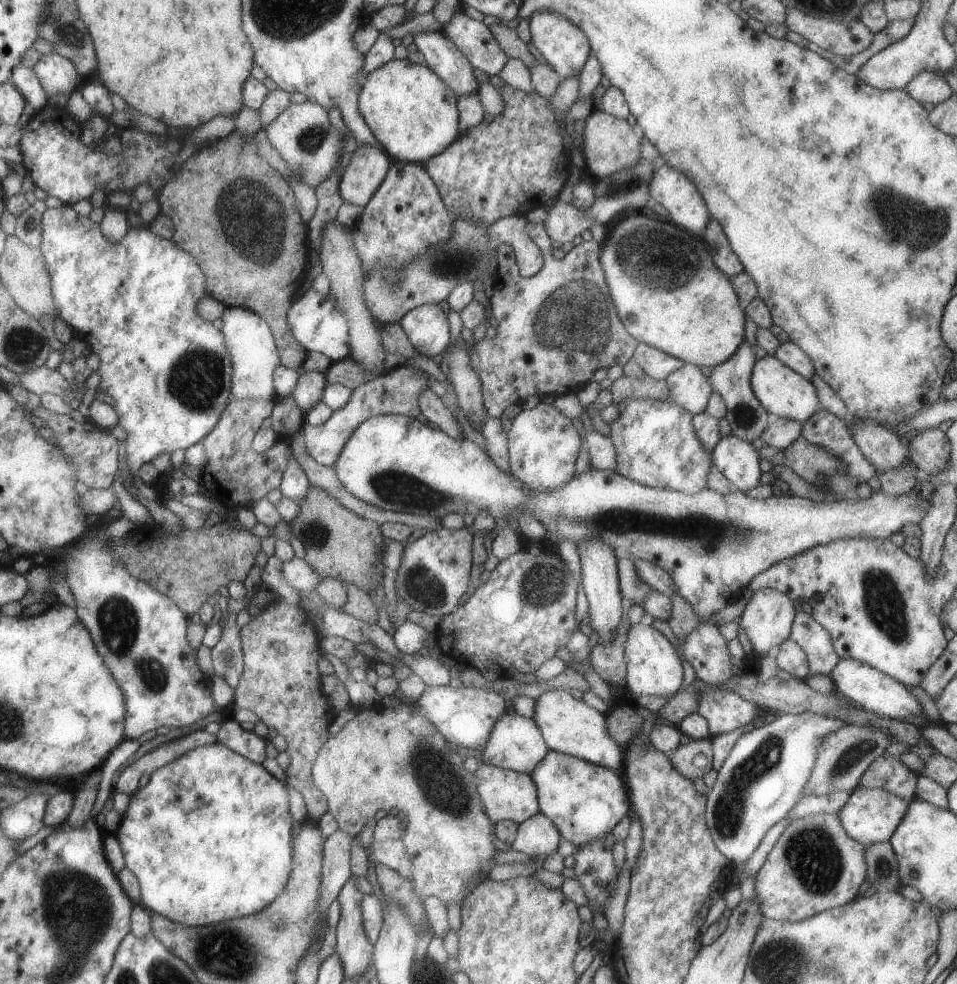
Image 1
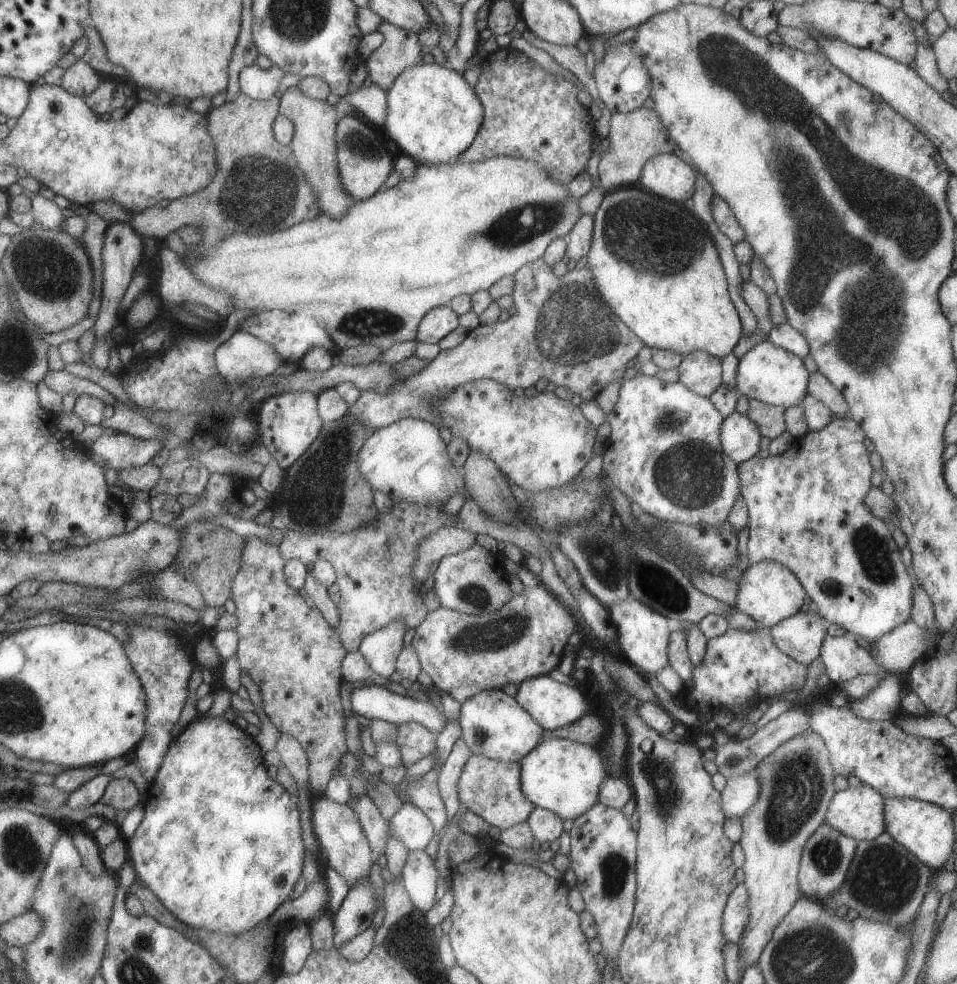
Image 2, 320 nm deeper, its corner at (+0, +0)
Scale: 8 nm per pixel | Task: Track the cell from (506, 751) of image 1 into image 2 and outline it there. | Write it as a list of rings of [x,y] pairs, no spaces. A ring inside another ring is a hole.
[[[483,689],[462,702],[458,723],[462,732],[460,736],[472,754],[494,761],[517,762],[542,740],[542,728],[513,697],[501,689]]]

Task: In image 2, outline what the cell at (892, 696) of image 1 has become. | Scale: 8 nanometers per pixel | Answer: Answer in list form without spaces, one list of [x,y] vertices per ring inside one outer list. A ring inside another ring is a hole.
[[[849,634],[827,635],[820,646],[821,662],[830,682],[848,681],[854,676],[880,673],[884,670],[875,664],[874,658],[865,648],[855,643]]]

